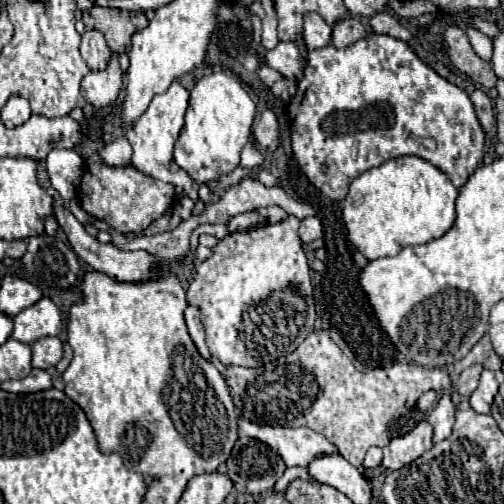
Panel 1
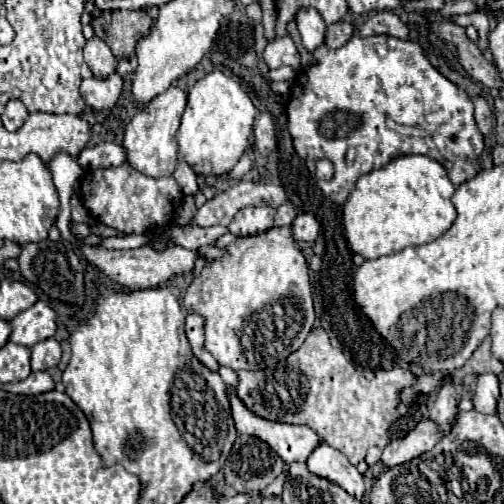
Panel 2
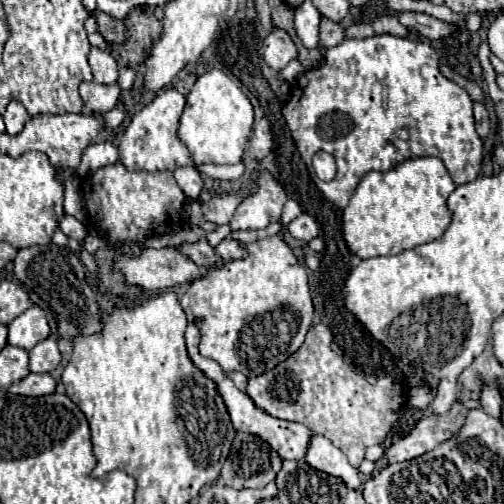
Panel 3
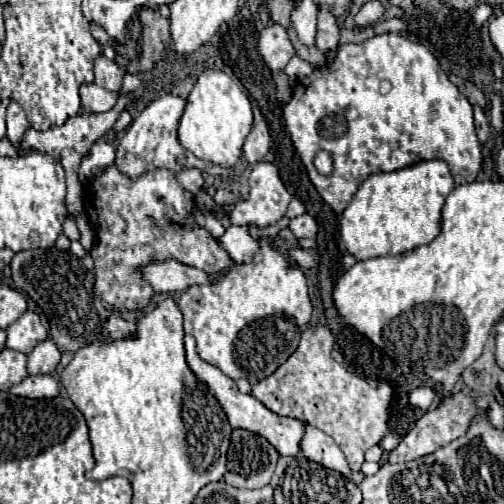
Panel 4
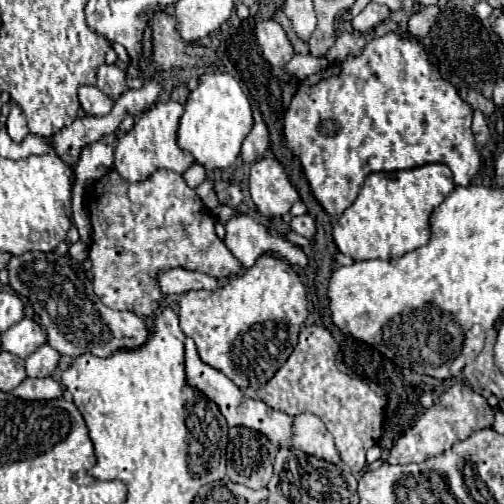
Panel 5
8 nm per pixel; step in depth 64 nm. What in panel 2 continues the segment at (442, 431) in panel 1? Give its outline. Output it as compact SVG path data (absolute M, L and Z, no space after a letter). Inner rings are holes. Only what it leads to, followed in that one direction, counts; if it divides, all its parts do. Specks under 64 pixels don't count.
M444 382L438 390L436 400L430 404L430 418L438 424L450 424L458 412L456 386L454 382Z

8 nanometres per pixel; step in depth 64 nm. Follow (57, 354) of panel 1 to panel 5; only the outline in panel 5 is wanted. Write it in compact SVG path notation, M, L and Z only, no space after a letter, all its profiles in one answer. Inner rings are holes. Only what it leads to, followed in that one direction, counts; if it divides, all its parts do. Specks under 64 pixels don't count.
M44 344L32 356L26 358L26 374L30 378L46 378L56 370L58 358L60 354L50 344Z

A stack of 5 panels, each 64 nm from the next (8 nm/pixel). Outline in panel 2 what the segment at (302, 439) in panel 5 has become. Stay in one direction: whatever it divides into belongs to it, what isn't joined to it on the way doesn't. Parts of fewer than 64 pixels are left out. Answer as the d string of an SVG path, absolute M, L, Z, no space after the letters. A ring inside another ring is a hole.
M320 442L314 448L314 452L310 454L306 464L312 474L324 476L324 478L340 484L348 494L356 496L358 500L364 498L364 494L366 494L364 478L340 450L328 446L326 442Z

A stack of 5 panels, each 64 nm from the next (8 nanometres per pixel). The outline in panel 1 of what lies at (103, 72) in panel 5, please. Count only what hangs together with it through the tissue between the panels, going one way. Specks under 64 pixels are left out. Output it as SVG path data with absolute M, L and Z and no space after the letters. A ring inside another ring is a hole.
M88 30L82 36L80 52L82 52L82 58L86 60L86 64L90 66L90 70L104 70L110 62L110 54L112 54L104 36L96 30Z

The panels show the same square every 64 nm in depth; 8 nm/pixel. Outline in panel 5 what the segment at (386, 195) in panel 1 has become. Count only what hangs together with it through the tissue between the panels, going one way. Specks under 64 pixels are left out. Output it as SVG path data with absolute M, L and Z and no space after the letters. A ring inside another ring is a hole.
M424 164L396 172L372 172L366 176L356 202L346 208L334 224L334 242L340 252L354 260L400 258L428 242L430 214L454 188L452 172L446 164Z

